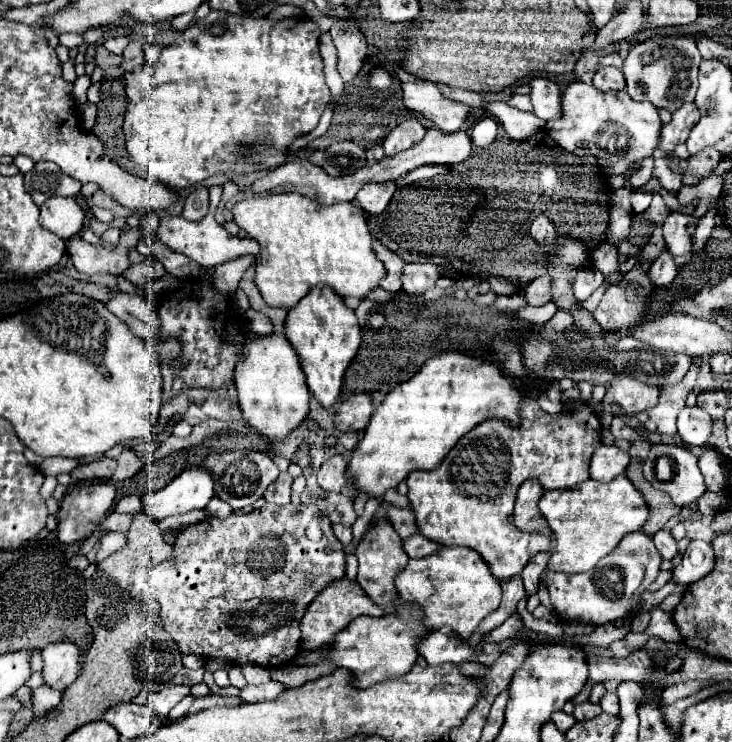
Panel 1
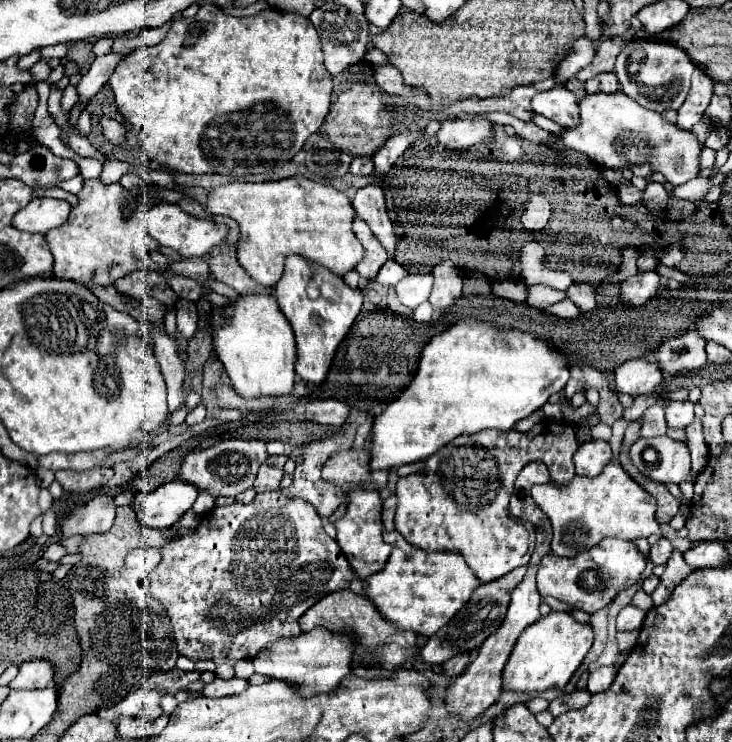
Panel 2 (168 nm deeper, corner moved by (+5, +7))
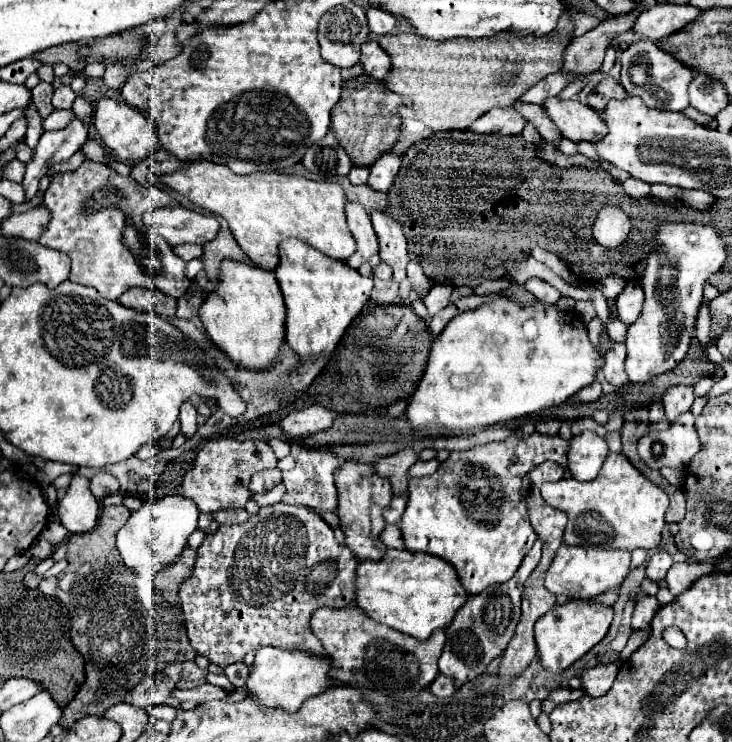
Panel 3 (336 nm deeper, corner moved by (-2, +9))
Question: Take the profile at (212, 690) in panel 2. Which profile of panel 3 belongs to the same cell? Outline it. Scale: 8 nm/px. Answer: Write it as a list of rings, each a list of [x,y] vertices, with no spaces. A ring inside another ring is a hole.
[[[205,683],[193,689],[176,689],[173,692],[173,696],[176,697],[180,703],[192,701],[196,704],[205,703],[211,700],[223,700],[229,695],[230,693],[220,687],[212,687],[212,684],[209,683]]]

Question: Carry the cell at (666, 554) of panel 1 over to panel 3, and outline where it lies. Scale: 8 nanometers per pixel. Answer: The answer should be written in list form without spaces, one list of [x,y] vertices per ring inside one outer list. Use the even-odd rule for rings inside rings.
[[[658,547],[652,553],[652,559],[646,565],[646,577],[654,583],[660,583],[660,581],[666,579],[666,573],[668,573],[670,565],[672,565],[672,557],[662,547]]]

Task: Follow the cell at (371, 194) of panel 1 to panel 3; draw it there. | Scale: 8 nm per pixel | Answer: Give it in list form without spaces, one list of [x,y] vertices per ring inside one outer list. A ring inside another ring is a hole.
[[[376,211],[372,213],[372,225],[380,245],[380,259],[392,267],[392,281],[400,283],[406,277],[408,257],[408,243],[402,233],[402,227],[388,215]]]

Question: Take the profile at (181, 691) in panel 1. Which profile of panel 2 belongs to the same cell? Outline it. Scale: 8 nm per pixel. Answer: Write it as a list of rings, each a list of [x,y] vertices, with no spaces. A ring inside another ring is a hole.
[[[135,689],[135,691],[127,693],[119,703],[101,709],[99,717],[107,719],[107,721],[113,721],[113,723],[121,715],[141,717],[145,721],[153,721],[163,713],[163,709],[159,705],[161,697],[163,697],[163,693],[157,691],[157,689]]]

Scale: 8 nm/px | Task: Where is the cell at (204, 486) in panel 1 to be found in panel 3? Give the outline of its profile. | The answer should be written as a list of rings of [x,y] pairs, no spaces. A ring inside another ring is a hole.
[[[172,495],[158,499],[154,503],[144,503],[138,511],[130,515],[126,525],[118,531],[118,551],[124,559],[124,565],[130,567],[136,575],[156,577],[164,567],[176,563],[182,551],[188,545],[188,537],[196,529],[198,509],[190,499]]]

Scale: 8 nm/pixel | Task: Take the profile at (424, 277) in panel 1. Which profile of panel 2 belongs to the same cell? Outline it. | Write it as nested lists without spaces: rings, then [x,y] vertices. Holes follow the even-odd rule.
[[[389,259],[389,261],[381,267],[379,275],[377,275],[373,281],[381,283],[381,285],[387,285],[387,287],[395,287],[401,279],[405,279],[405,277],[409,277],[409,275],[411,275],[411,271],[409,271],[405,265],[399,265],[395,259]]]

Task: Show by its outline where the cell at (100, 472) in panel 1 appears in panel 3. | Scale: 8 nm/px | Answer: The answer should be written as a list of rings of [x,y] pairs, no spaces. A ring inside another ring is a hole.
[[[104,471],[96,473],[96,475],[90,479],[90,491],[92,491],[92,495],[94,495],[98,501],[104,499],[106,495],[118,493],[118,487],[120,487],[118,479],[116,479],[114,475],[110,475],[110,473],[104,473]]]

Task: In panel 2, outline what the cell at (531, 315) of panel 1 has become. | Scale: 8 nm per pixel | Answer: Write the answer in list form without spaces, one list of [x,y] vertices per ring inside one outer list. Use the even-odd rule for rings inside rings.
[[[573,283],[571,287],[567,289],[567,295],[569,295],[571,300],[581,309],[581,315],[595,309],[595,305],[597,305],[597,299],[595,299],[597,293],[593,285]]]

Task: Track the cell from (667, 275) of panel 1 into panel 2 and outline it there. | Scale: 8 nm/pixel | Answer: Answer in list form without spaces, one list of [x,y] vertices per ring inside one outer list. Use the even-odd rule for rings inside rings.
[[[639,271],[621,283],[621,299],[625,305],[639,307],[645,305],[649,297],[657,293],[661,285],[661,275],[657,271]]]

